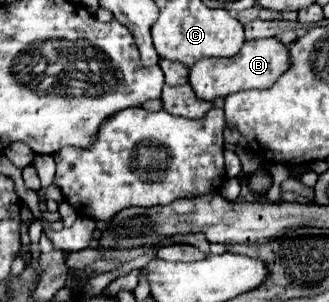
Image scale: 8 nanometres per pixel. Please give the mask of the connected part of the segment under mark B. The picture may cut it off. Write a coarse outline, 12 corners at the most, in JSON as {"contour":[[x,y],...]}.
{"contour":[[247,40],[233,58],[189,68],[199,100],[269,88],[289,68],[287,46]]}

